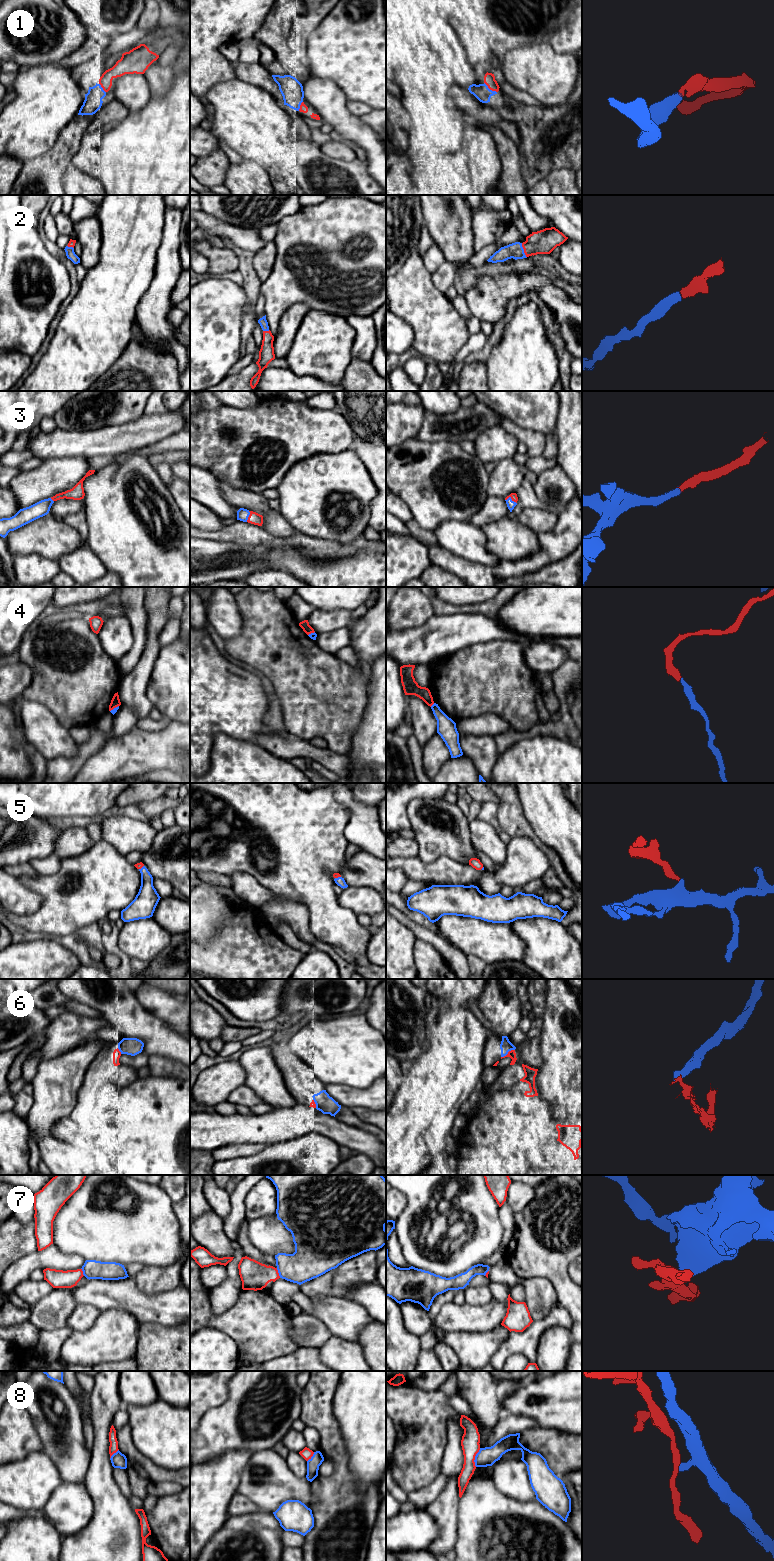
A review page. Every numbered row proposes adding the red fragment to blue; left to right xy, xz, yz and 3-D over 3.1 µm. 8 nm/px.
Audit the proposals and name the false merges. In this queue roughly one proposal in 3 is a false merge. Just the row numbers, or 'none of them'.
6, 7, 8

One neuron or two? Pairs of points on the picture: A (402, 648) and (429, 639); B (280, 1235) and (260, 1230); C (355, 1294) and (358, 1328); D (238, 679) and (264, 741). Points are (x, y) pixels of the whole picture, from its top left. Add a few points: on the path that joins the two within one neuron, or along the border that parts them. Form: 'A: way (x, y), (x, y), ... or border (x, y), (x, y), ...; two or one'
A: way (410, 648), (426, 647); one
B: way (275, 1235), (265, 1233); one
C: border (348, 1298), (358, 1302), (373, 1317); two
D: border (265, 729), (252, 741); two

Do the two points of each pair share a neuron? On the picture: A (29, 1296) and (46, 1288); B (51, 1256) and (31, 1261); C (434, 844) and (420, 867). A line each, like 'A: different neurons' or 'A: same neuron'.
A: same neuron
B: same neuron
C: different neurons

